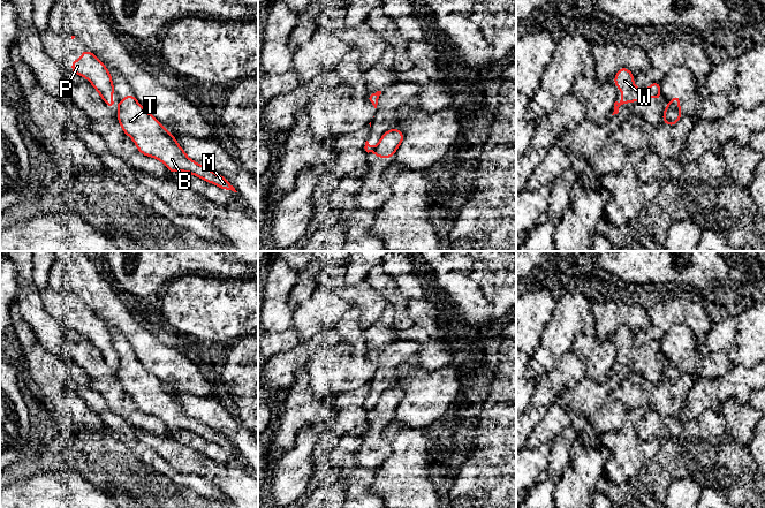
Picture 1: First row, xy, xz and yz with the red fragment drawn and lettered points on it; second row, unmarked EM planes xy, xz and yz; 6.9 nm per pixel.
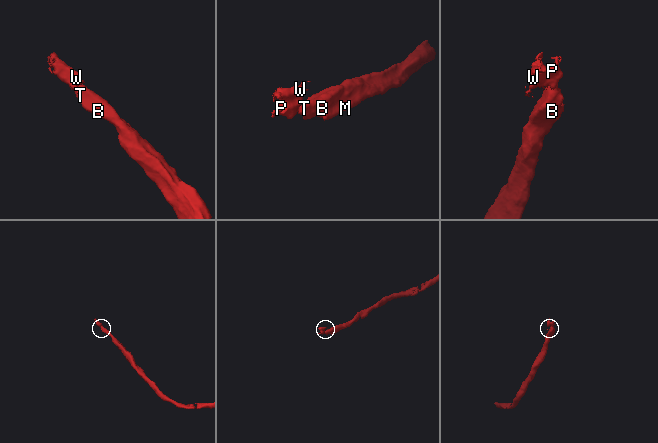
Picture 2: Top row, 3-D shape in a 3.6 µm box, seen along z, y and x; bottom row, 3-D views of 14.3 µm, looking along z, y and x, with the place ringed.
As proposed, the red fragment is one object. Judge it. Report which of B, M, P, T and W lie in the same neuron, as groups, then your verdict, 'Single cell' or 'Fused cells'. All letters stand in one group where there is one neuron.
Groups: B M T / P W. Fused cells

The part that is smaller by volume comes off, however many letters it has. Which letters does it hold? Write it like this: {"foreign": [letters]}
{"foreign": ["P", "W"]}

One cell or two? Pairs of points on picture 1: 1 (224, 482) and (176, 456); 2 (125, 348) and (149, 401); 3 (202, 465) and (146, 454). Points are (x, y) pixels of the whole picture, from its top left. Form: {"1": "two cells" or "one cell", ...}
{"1": "one cell", "2": "one cell", "3": "two cells"}

